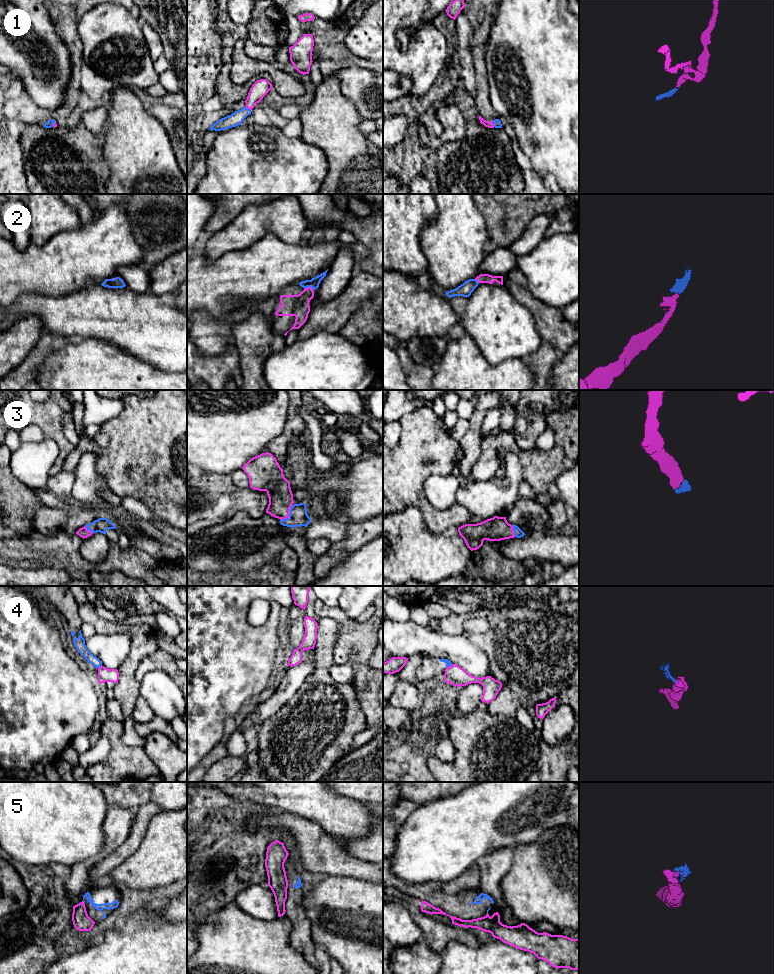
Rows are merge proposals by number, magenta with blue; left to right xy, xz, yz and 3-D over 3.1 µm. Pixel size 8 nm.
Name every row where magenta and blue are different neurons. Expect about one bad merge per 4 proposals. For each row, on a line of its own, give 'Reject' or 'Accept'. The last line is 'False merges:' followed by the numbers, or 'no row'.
1: Accept
2: Accept
3: Accept
4: Reject
5: Reject
False merges: 4, 5

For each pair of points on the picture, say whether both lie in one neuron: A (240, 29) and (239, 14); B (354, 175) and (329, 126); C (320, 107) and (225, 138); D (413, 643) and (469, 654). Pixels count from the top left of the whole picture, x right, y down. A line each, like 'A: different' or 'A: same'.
A: different
B: same
C: different
D: same

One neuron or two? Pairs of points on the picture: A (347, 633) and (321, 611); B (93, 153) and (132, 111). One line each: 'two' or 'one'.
A: one
B: two

